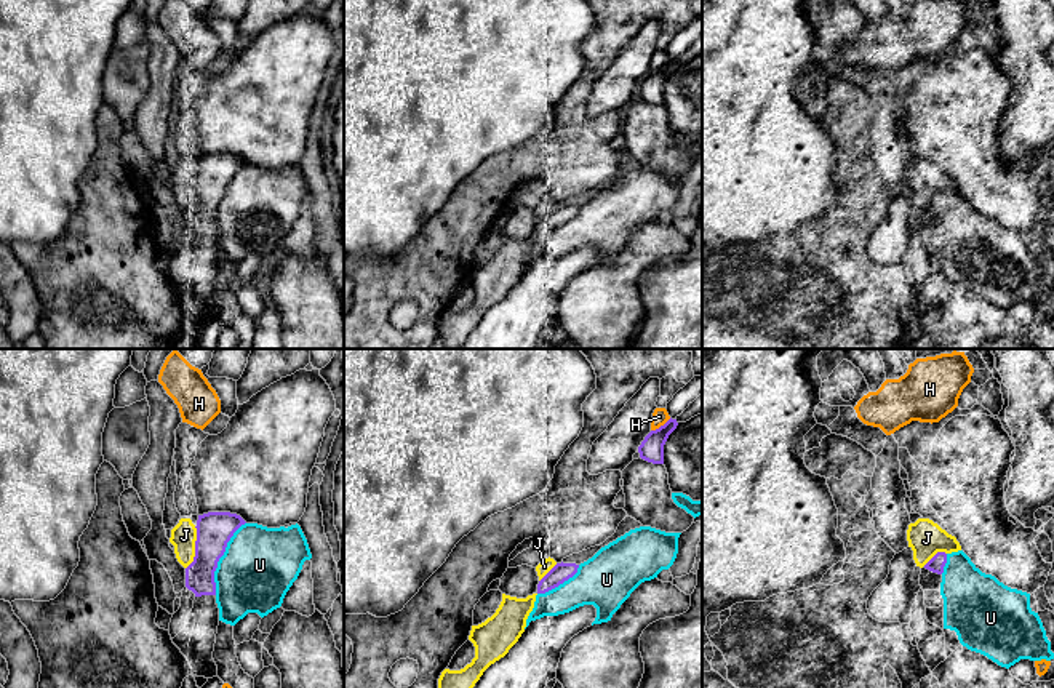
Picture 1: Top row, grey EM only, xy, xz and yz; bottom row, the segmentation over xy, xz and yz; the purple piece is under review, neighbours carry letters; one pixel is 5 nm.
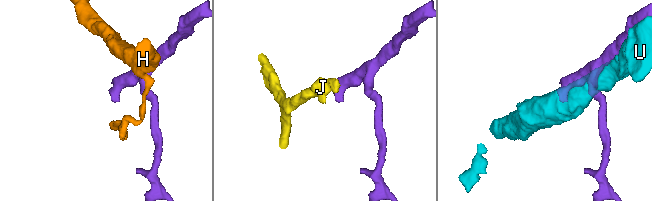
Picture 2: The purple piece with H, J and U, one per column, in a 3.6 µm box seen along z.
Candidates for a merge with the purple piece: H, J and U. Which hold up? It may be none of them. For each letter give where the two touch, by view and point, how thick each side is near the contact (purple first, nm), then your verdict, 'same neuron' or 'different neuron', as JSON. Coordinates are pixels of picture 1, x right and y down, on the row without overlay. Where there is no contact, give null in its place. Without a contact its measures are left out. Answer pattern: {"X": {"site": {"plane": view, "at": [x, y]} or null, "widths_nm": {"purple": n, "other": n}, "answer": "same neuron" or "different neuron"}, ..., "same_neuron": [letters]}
{"H": {"site": {"plane": "xz", "at": [661, 68]}, "widths_nm": {"purple": 120, "other": 80}, "answer": "different neuron"}, "J": {"site": {"plane": "xy", "at": [195, 189]}, "widths_nm": {"purple": 180, "other": 130}, "answer": "same neuron"}, "U": {"site": {"plane": "xy", "at": [219, 199]}, "widths_nm": {"purple": 180, "other": 380}, "answer": "different neuron"}, "same_neuron": ["J"]}

